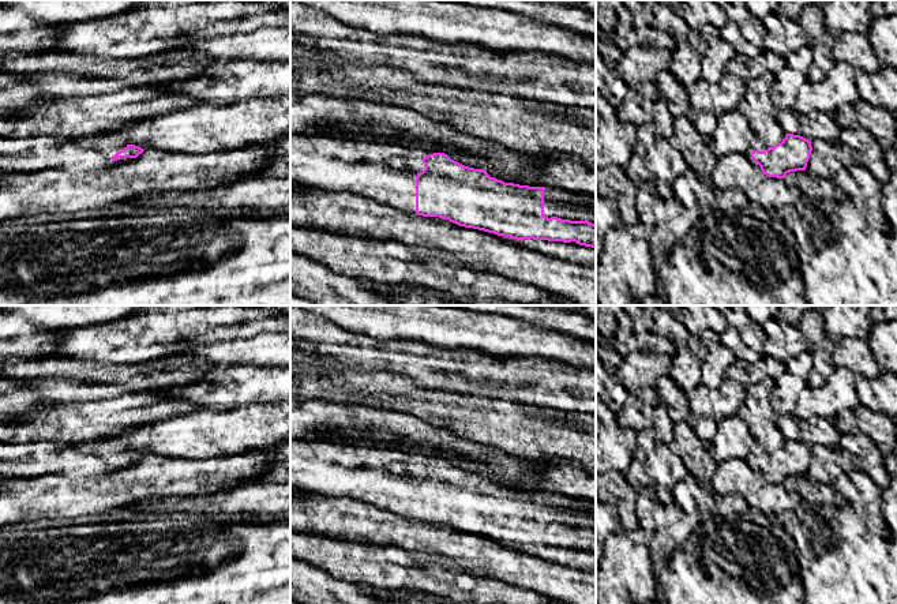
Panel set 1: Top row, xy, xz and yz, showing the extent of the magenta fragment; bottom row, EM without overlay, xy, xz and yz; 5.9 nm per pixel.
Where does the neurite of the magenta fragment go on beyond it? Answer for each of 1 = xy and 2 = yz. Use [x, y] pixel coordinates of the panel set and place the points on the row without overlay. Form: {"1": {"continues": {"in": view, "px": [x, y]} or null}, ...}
{"1": {"continues": {"in": "xy", "px": [17, 460]}}, "2": {"continues": {"in": "yz", "px": [757, 449]}}}

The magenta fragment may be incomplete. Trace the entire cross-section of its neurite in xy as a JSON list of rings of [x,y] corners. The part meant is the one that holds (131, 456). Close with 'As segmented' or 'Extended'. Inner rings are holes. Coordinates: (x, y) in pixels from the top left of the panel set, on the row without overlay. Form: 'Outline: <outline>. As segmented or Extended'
Outline: [[[0,443],[0,480],[57,473],[68,477],[109,474],[145,454],[124,446],[93,443]]]. Extended

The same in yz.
Outline: [[[787,439],[782,447],[773,453],[755,442],[744,459],[763,480],[784,484],[789,477],[806,476],[811,457],[811,446]]]. Extended

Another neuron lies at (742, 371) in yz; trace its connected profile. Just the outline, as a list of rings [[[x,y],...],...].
[[[765,354],[755,363],[736,360],[727,371],[727,376],[740,382],[744,387],[763,378],[777,380],[785,372],[785,363]]]

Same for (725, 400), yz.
[[[728,376],[724,378],[721,384],[712,390],[703,384],[686,393],[690,410],[697,414],[712,417],[714,421],[736,414],[747,395],[746,387]]]

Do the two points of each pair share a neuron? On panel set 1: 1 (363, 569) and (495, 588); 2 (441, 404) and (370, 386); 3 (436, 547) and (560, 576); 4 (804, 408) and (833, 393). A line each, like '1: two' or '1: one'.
1: one
2: one
3: one
4: one

